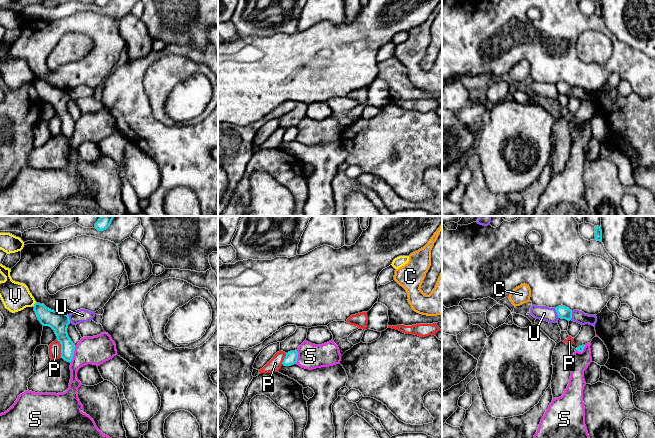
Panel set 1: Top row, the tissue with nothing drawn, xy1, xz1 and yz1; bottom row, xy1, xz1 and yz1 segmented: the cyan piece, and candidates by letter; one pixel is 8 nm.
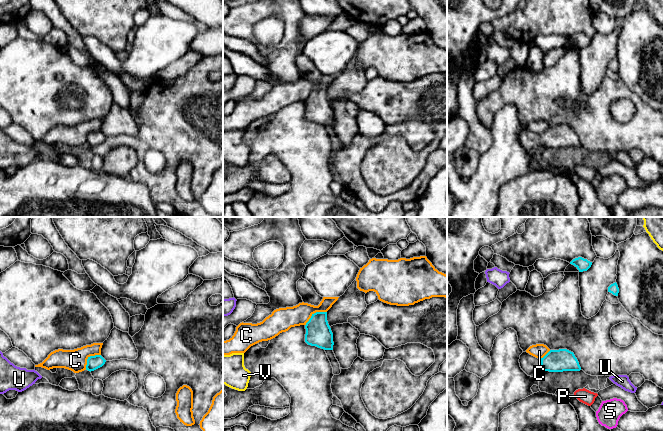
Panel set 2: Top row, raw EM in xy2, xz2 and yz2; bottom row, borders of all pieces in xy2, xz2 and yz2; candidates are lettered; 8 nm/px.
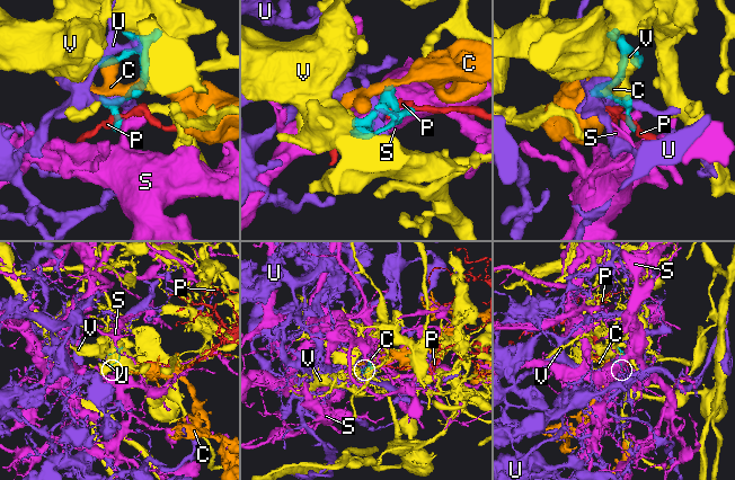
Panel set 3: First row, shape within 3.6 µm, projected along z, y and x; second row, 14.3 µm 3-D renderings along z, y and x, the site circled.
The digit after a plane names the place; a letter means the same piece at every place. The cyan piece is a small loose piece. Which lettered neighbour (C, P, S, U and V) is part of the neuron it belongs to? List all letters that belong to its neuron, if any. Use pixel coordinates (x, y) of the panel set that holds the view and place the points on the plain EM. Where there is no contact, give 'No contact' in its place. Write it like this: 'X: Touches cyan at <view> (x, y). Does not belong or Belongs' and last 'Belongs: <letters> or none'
C: Touches cyan at xz2 (314, 89). Does not belong
P: Touches cyan at xy1 (61, 124). Does not belong
S: Touches cyan at xy1 (73, 130). Does not belong
U: Touches cyan at yz1 (557, 89). Does not belong
V: Touches cyan at xy1 (34, 80). Does not belong
Belongs: none

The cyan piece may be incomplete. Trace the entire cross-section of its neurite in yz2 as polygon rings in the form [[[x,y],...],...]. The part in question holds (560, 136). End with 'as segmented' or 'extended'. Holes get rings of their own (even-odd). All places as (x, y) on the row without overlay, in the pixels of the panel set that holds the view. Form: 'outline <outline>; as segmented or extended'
outline [[[567,125],[550,126],[541,135],[523,128],[520,131],[519,139],[521,145],[531,153],[537,153],[541,147],[563,148],[581,146],[574,129]]]; extended

